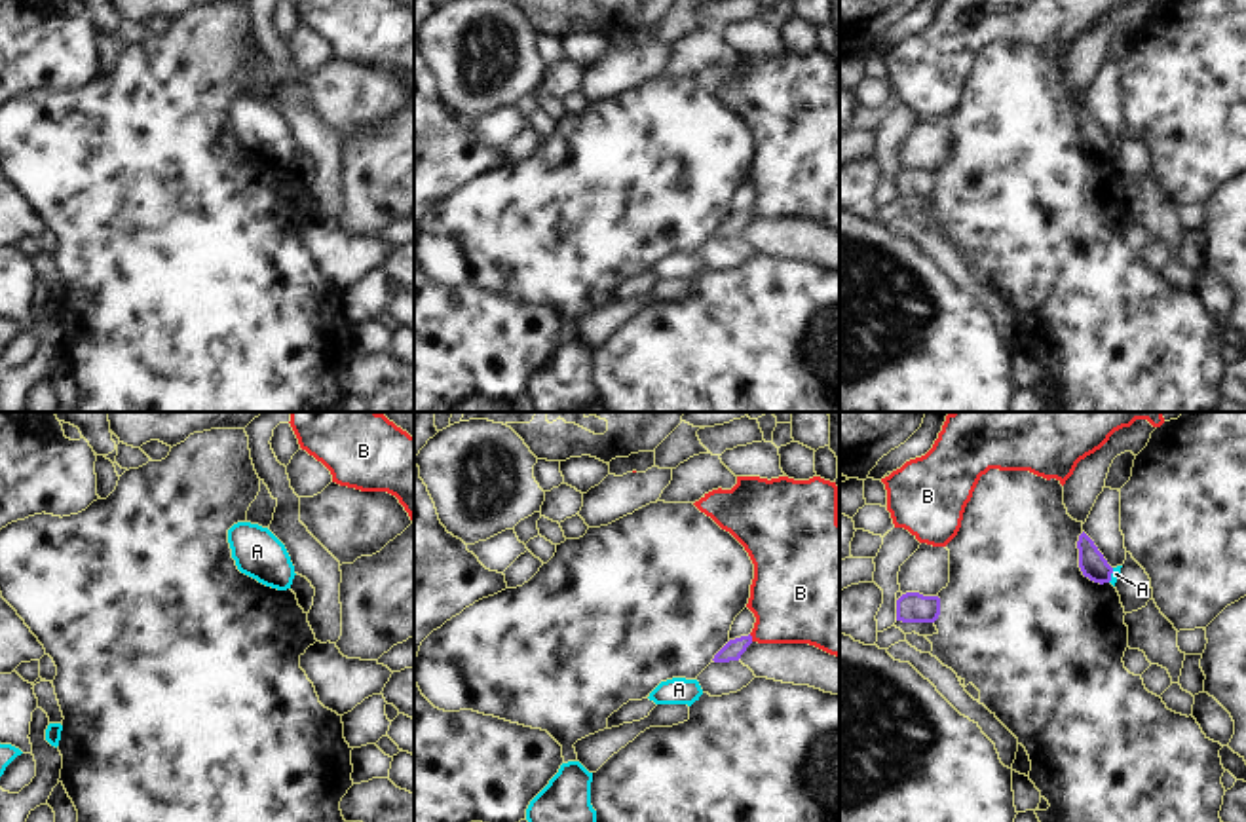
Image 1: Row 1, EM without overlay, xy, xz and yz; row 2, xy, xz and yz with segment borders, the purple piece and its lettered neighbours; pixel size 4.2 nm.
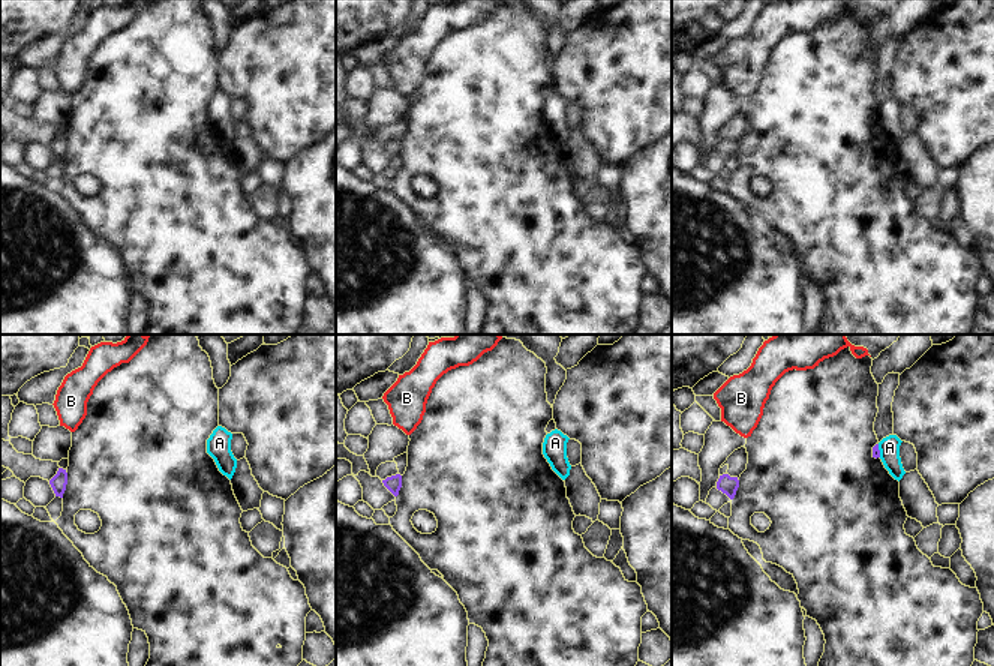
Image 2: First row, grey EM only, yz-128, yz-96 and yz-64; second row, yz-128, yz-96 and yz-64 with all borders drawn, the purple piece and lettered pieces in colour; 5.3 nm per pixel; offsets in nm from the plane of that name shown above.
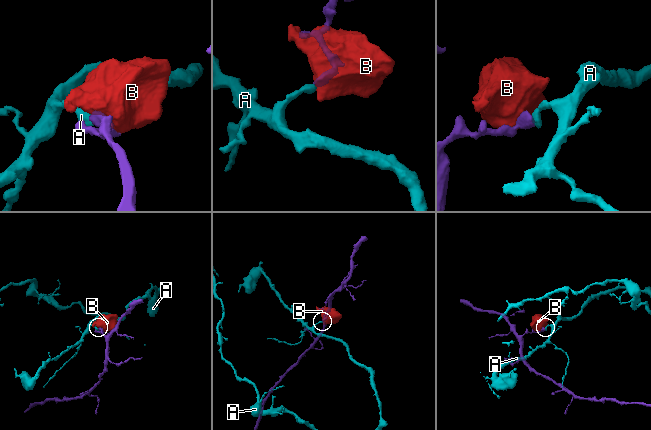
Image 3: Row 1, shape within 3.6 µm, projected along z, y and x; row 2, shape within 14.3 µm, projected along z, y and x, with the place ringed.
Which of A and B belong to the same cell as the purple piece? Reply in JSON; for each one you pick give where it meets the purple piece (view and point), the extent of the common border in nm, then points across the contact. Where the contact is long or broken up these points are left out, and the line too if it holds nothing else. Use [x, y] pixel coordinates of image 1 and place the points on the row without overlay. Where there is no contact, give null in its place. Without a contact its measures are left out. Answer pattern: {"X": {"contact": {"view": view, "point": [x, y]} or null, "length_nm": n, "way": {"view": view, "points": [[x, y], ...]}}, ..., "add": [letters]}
{"add": []}

